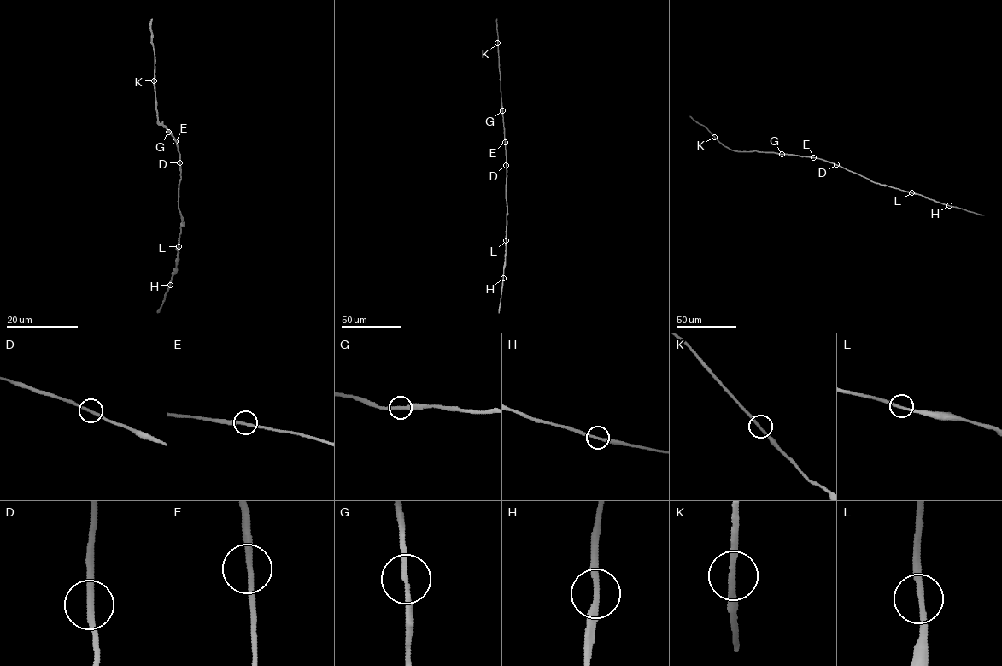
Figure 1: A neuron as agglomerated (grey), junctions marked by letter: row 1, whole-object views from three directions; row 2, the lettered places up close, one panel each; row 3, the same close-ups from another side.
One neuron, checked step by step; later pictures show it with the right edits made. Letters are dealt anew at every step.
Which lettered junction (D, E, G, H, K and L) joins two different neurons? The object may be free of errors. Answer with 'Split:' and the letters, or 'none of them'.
Split: none of them

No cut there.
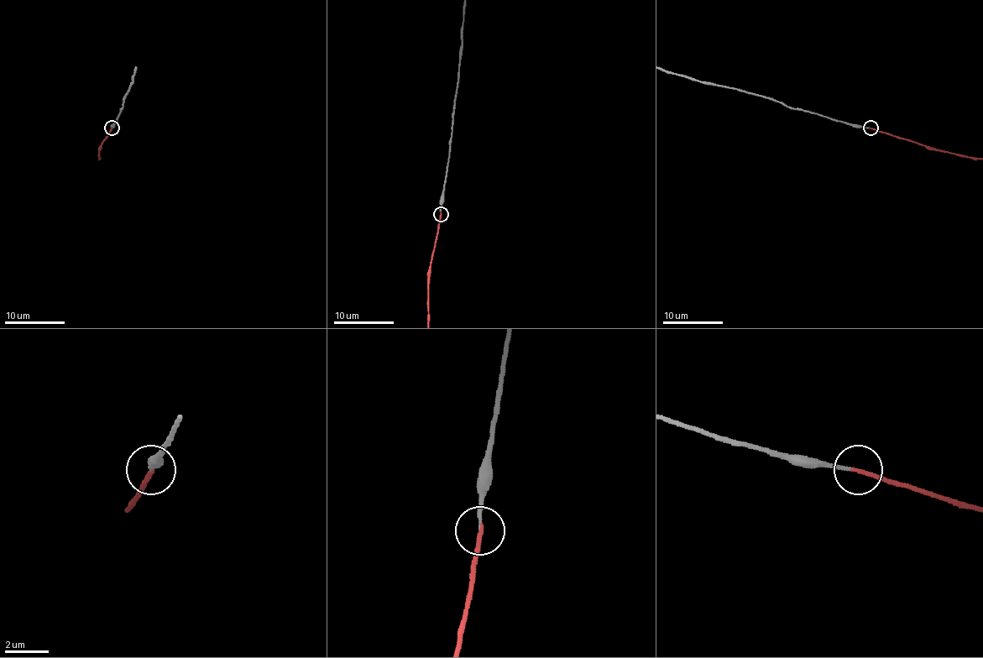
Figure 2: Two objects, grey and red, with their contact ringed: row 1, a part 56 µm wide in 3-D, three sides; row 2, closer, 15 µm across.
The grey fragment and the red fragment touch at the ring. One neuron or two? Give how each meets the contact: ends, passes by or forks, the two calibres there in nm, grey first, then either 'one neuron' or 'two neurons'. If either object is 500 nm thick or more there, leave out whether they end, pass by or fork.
grey ends there; red ends there; 130 nm thick on the grey side, 200 nm on the other; one neuron

